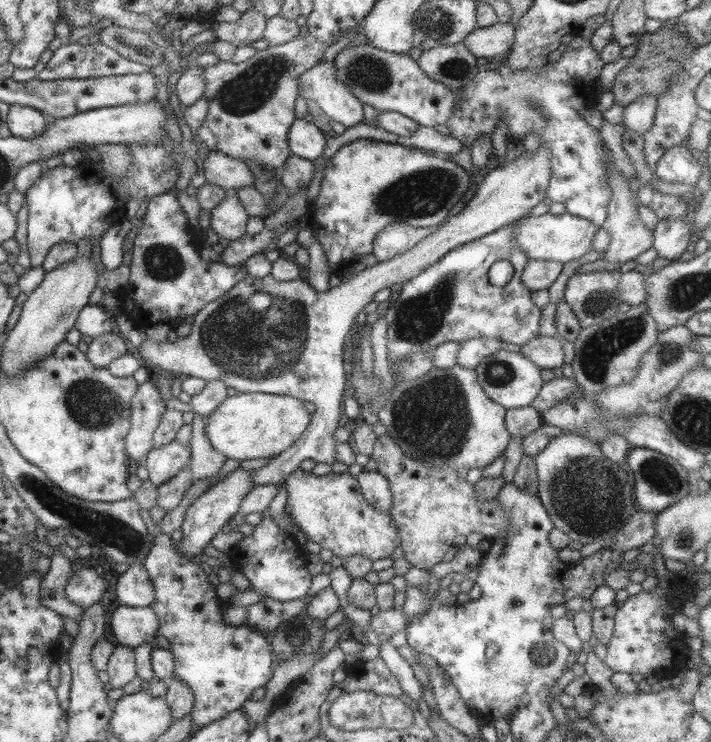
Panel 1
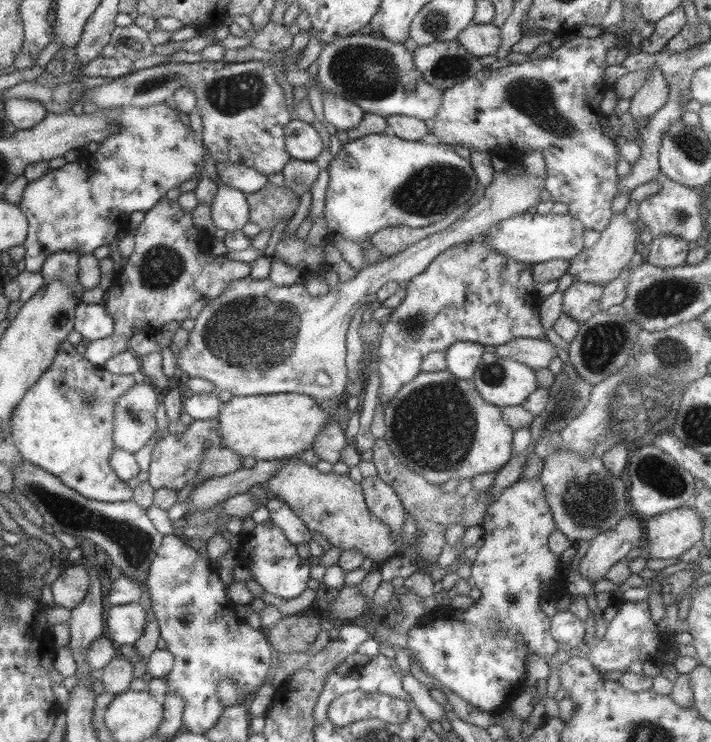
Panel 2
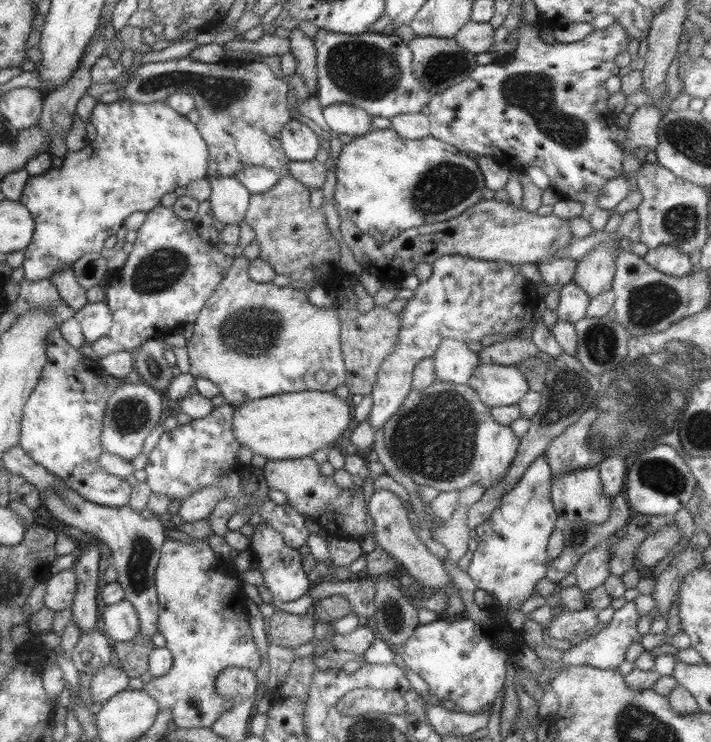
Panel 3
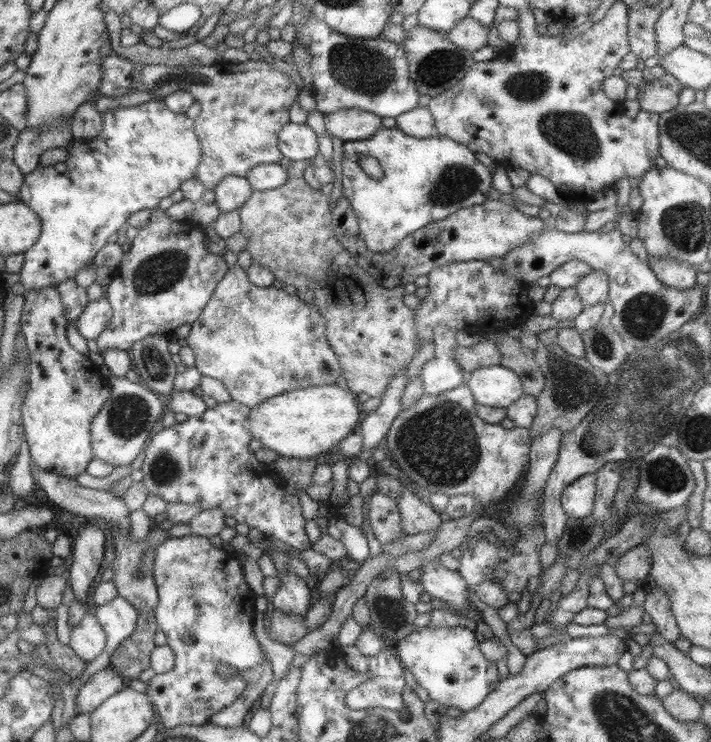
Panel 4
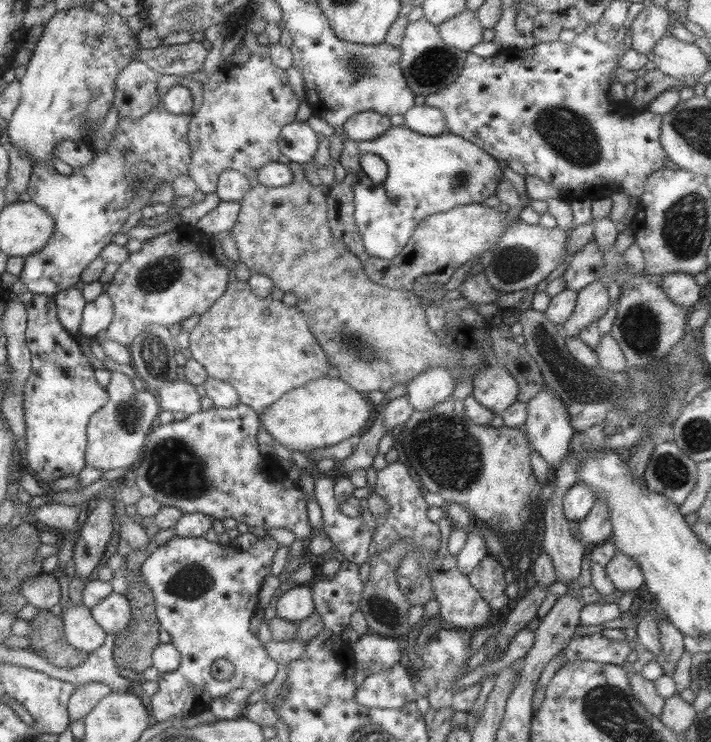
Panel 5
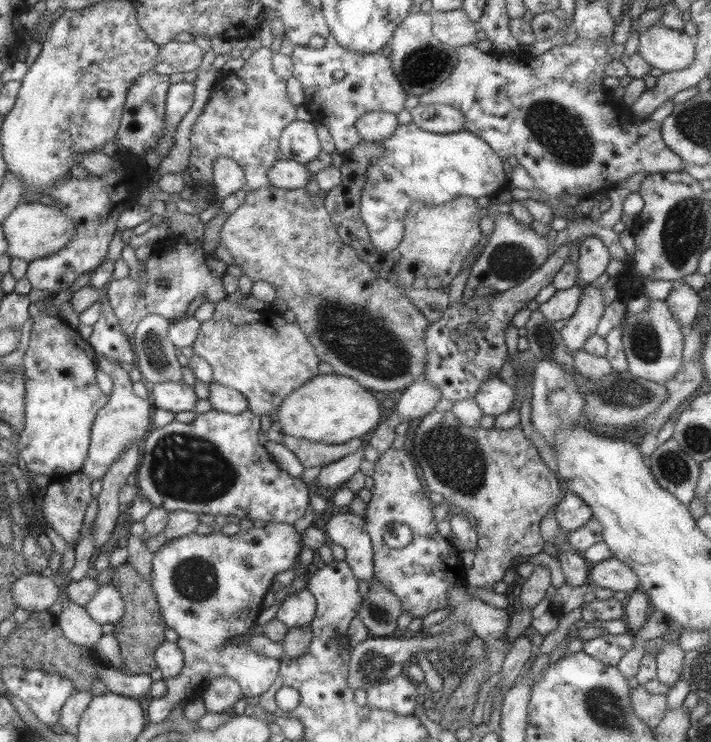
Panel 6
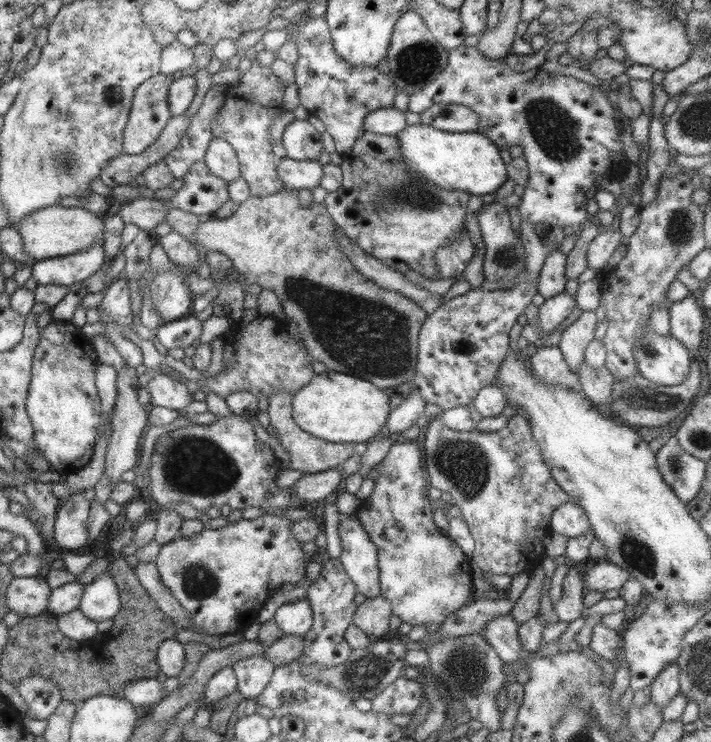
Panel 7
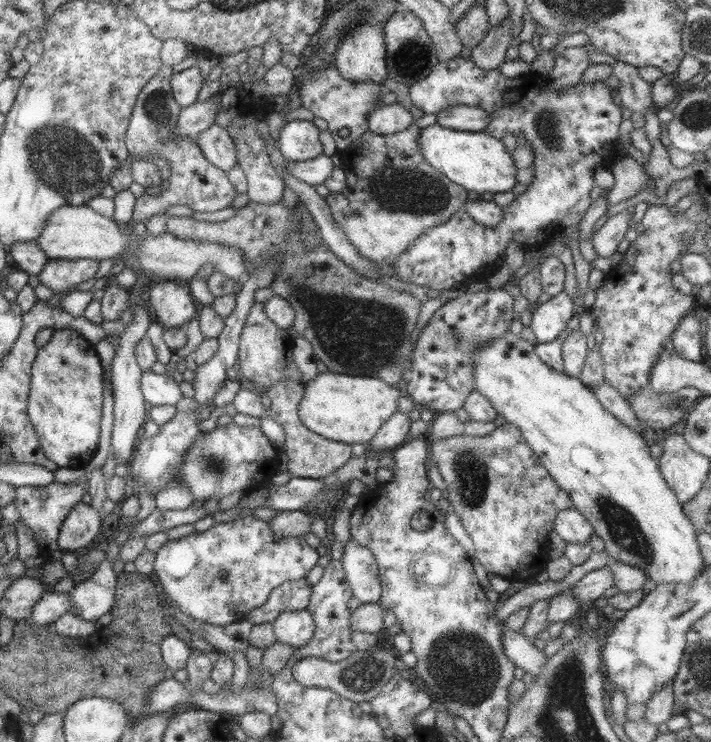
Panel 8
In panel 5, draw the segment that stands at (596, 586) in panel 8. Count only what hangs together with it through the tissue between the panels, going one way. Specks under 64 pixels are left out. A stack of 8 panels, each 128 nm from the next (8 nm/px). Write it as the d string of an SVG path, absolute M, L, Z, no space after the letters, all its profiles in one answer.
M616 552L613 558L605 565L605 574L616 586L616 590L633 592L644 582L644 576L639 565L626 554Z

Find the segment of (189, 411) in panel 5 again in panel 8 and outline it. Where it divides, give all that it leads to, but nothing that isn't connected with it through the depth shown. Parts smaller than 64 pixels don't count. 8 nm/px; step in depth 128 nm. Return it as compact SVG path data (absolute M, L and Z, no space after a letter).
M142 371L140 387L144 400L151 406L177 404L181 400L179 383L169 375L157 374L152 371Z

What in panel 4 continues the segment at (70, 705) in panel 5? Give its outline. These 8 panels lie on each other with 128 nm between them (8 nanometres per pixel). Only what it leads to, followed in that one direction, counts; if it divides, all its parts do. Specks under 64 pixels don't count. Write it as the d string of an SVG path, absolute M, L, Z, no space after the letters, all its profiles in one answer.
M112 668L95 672L83 685L79 687L75 707L78 714L90 714L109 699L115 692L126 686L126 679L122 678Z

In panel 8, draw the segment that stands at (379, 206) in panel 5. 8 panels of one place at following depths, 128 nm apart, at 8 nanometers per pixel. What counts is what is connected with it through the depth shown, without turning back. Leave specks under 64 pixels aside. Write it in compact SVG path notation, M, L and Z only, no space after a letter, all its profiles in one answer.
M433 123L419 131L416 141L423 160L438 170L443 176L465 191L477 195L484 192L511 192L515 181L516 166L509 157L503 143L484 131L467 132L466 130L451 130Z

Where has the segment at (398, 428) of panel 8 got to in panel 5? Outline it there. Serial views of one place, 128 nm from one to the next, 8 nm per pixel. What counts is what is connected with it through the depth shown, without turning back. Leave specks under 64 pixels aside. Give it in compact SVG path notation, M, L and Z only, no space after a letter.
M434 366L407 382L405 396L414 410L426 409L449 397L453 388L454 378L450 370Z

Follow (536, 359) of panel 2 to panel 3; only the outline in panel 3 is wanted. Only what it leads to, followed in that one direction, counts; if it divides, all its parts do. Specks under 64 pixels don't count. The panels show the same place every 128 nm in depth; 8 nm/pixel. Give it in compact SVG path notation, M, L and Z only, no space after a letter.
M516 336L482 347L477 354L478 364L494 362L495 364L513 365L520 362L520 360L537 356L539 349L533 345L530 338Z

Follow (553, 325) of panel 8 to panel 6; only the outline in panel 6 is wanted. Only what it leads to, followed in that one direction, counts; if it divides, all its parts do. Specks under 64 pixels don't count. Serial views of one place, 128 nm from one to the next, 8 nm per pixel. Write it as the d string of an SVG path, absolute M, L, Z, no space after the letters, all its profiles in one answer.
M578 284L565 290L557 290L545 302L542 302L537 310L545 320L554 323L563 319L569 319L575 312L582 289Z

